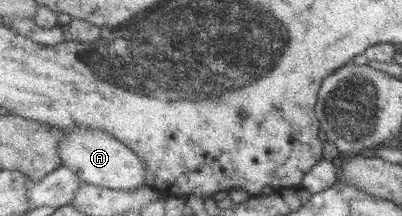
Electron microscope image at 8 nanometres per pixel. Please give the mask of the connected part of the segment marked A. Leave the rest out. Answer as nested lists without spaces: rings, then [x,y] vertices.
[[[82,126],[64,133],[68,137],[59,145],[62,165],[72,168],[84,182],[117,190],[138,189],[147,185],[147,165],[143,158],[110,133],[91,127],[82,129]]]

